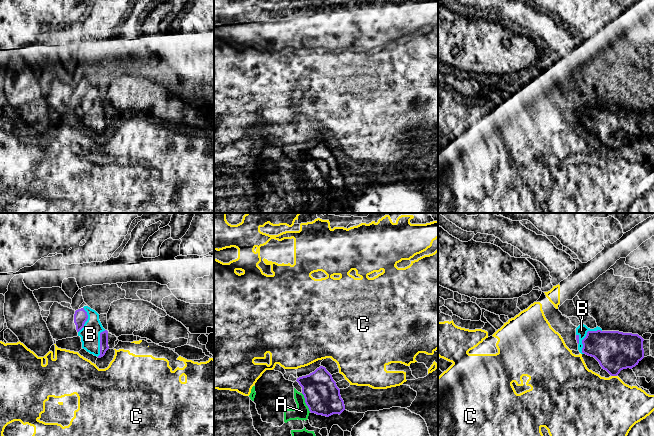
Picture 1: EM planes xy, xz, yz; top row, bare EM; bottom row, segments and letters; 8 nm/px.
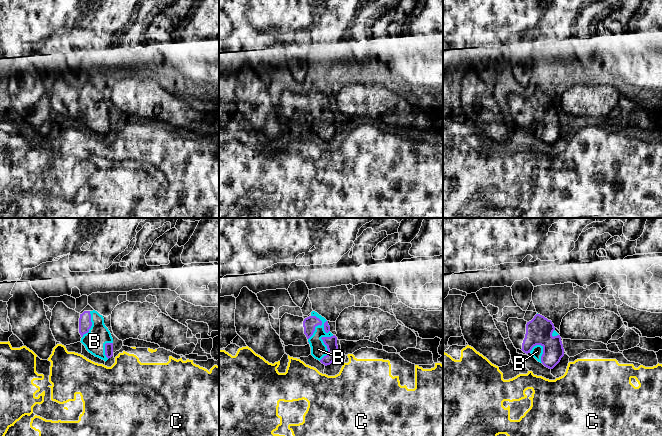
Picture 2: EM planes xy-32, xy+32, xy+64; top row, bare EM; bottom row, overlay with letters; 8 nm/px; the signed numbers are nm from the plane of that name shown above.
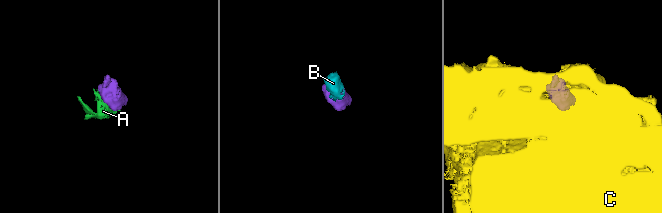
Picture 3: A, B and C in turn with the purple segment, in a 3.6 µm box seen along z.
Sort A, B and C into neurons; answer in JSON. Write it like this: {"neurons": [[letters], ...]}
{"neurons": [["A"], ["B"], ["C"]]}

